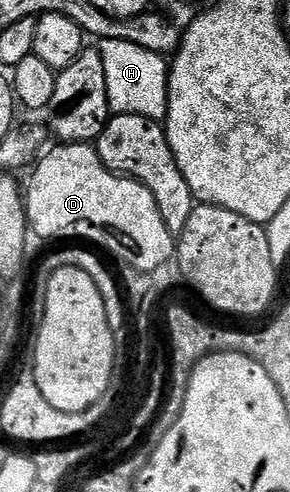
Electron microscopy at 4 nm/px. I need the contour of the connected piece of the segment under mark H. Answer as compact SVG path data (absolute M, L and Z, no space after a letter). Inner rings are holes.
M101 39L98 40L97 50L101 53L101 61L105 61L105 89L112 112L116 115L140 115L160 121L166 120L168 60L162 54L146 51L129 41Z

